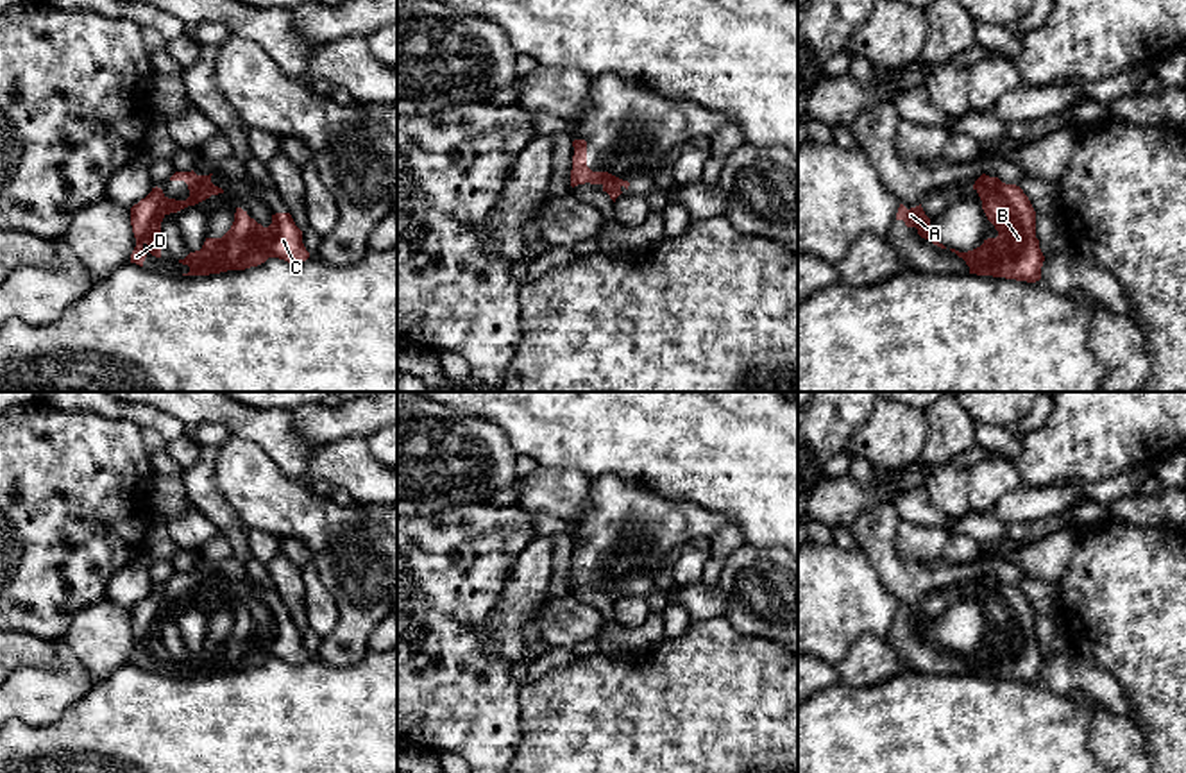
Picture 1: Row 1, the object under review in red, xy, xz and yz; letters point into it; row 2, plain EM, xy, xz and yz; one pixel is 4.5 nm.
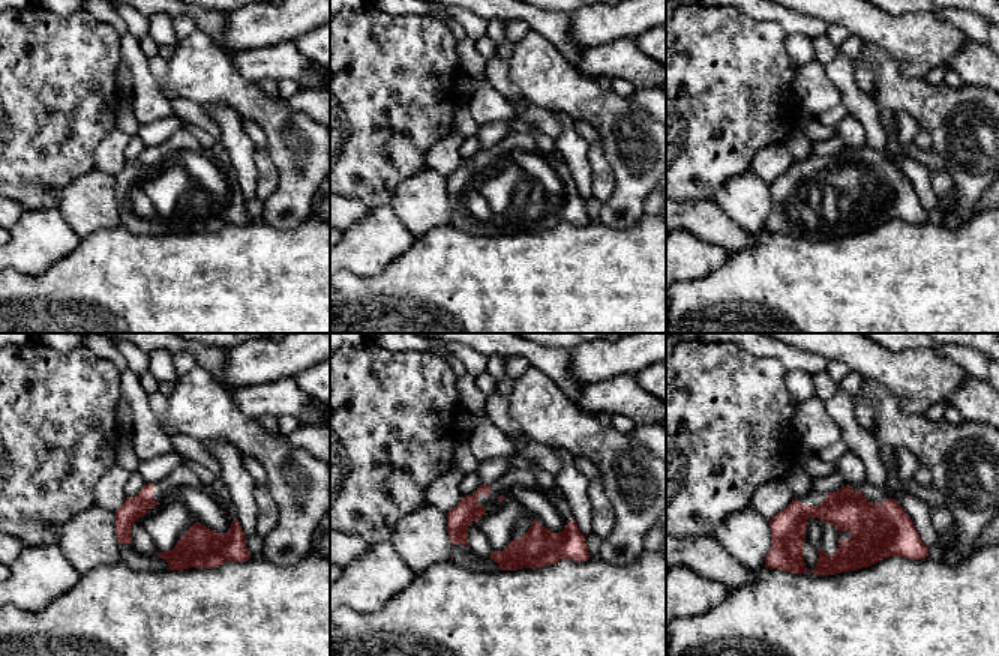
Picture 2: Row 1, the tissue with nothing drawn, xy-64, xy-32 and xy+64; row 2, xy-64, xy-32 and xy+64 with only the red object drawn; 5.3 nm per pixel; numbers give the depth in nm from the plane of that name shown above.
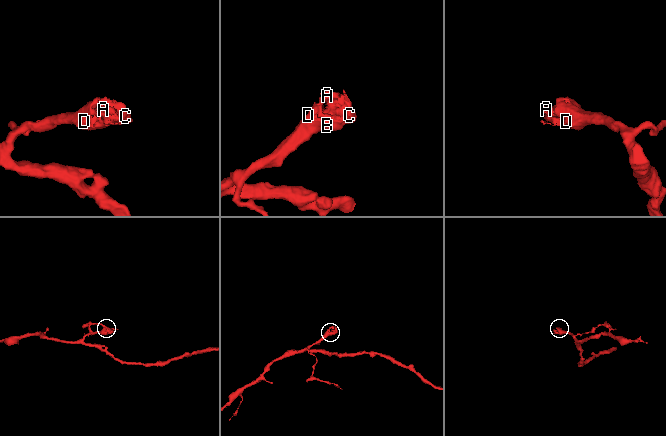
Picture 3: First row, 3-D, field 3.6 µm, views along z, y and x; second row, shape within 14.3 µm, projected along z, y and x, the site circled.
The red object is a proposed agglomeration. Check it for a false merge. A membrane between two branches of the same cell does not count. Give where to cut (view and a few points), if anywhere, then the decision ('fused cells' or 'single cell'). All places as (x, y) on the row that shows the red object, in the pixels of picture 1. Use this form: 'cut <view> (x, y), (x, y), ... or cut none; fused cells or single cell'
cut none; single cell

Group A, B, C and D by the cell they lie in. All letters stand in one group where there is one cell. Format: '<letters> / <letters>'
A B C D

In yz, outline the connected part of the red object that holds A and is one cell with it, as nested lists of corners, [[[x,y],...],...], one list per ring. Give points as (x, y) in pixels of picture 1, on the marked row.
[[[900,204],[896,220],[903,220],[907,227],[916,227],[918,234],[934,245],[946,249],[943,243],[939,243],[932,231],[930,231],[930,218],[925,215],[921,204],[916,208],[907,209],[903,204]]]

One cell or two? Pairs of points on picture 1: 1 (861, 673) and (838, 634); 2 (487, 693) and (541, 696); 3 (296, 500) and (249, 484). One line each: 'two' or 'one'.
1: two
2: two
3: one

